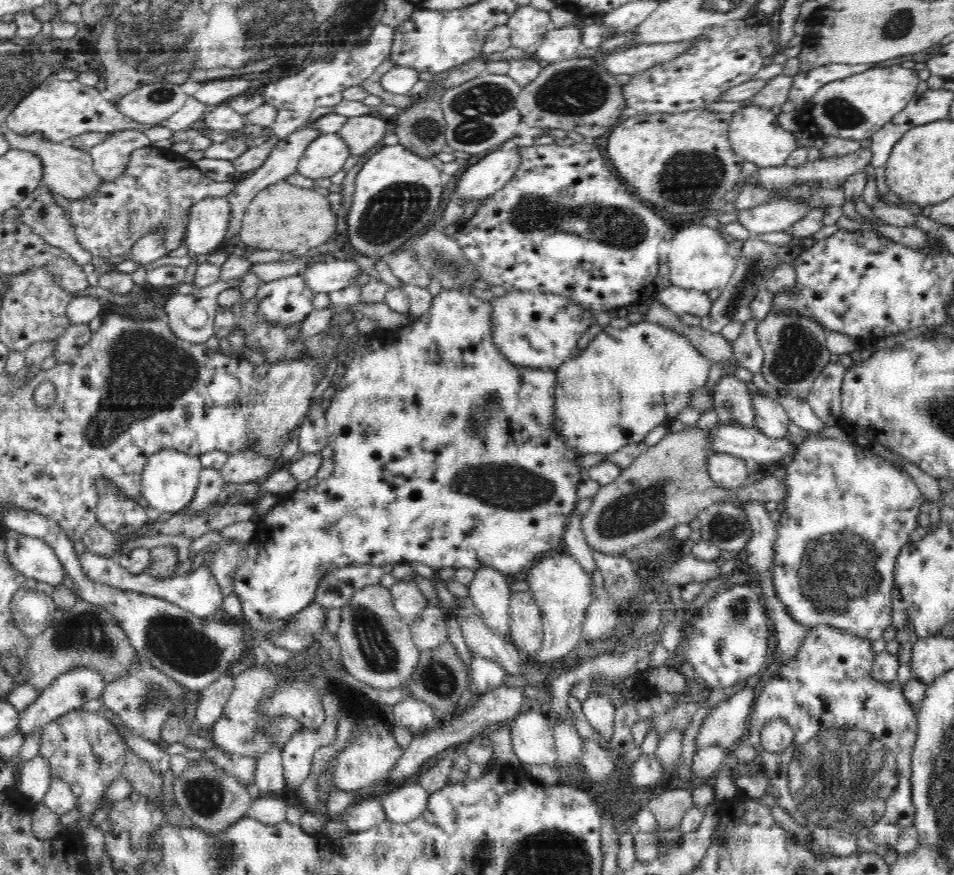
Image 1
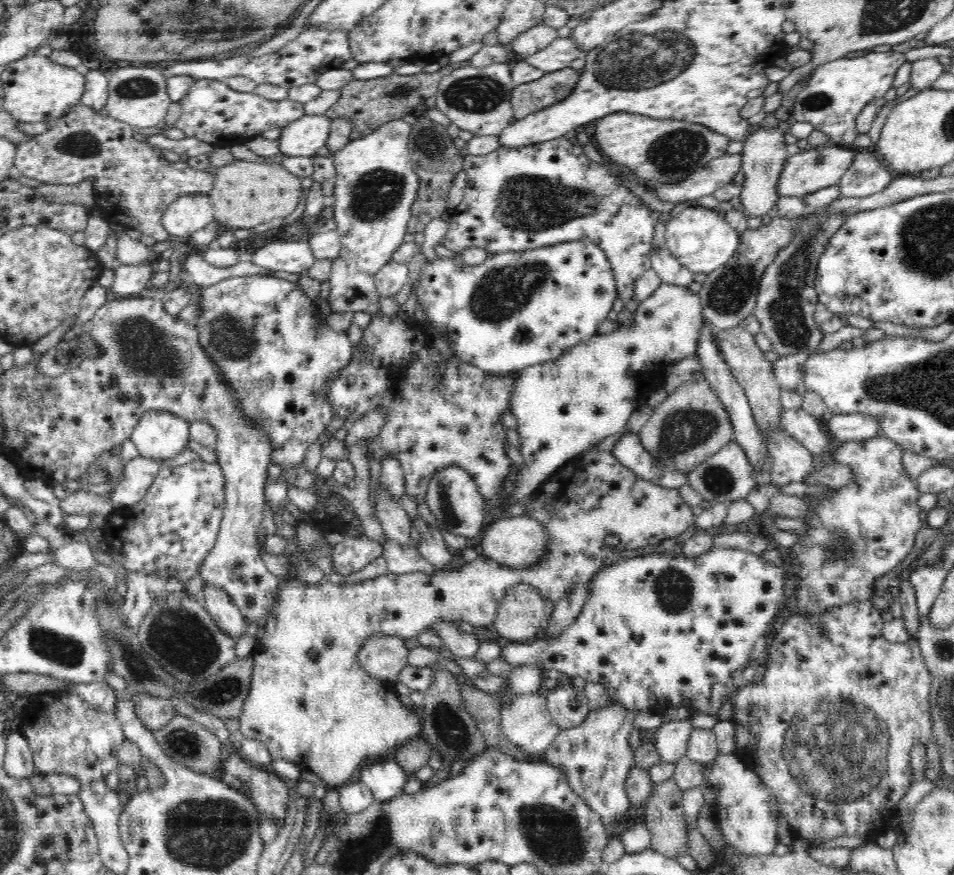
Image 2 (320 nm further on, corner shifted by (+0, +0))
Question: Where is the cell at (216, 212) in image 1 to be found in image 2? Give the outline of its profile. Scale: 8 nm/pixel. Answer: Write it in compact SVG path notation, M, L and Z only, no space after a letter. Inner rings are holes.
M208 194L179 196L164 211L162 226L172 236L183 236L189 240L192 233L215 220L212 201Z

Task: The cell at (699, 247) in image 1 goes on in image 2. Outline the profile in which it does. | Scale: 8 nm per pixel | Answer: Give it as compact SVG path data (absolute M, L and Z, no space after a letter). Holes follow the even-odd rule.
M693 203L671 217L665 224L665 246L688 269L695 273L711 273L728 262L740 246L740 235L726 219L724 212Z

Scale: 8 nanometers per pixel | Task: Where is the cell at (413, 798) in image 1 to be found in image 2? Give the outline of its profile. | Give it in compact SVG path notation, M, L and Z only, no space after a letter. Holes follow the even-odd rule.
M388 758L362 767L360 782L371 790L374 799L386 804L400 795L408 782L408 775L396 761Z

